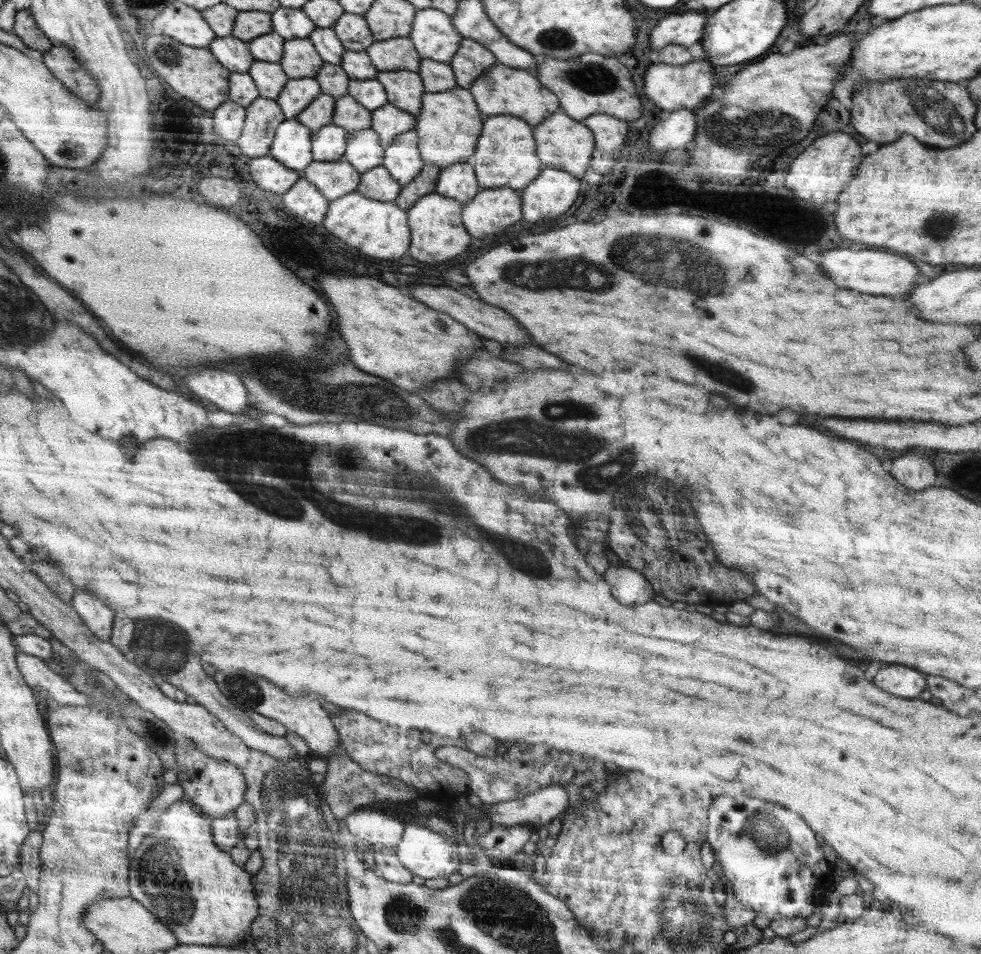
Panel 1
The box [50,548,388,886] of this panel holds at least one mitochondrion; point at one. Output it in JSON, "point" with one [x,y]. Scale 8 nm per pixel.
{"point":[150,648]}

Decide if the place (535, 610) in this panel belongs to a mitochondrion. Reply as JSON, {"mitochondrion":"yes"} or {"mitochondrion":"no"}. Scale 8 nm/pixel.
{"mitochondrion":"no"}

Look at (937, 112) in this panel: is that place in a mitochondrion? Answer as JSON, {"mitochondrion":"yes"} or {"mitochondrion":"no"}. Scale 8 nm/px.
{"mitochondrion":"yes"}

